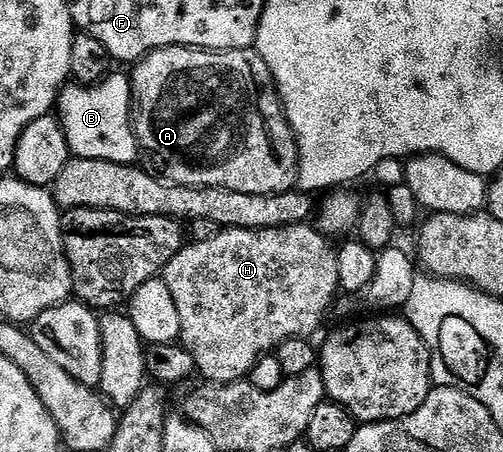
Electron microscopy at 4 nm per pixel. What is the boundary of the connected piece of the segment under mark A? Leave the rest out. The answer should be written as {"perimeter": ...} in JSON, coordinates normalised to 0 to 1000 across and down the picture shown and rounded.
{"perimeter":[[[324,104],[312,113],[302,113],[286,124],[260,150],[258,173],[262,179],[262,281],[270,290],[270,310],[278,316],[278,332],[302,363],[300,376],[312,389],[324,392],[332,403],[350,405],[356,414],[439,414],[441,418],[465,418],[473,427],[513,427],[515,431],[559,431],[563,423],[583,420],[588,405],[588,372],[592,367],[592,336],[588,330],[588,296],[581,292],[579,277],[573,274],[573,263],[565,254],[565,232],[557,226],[557,206],[537,153],[529,144],[529,135],[507,108],[487,108],[483,113],[408,113],[394,104]]]}

